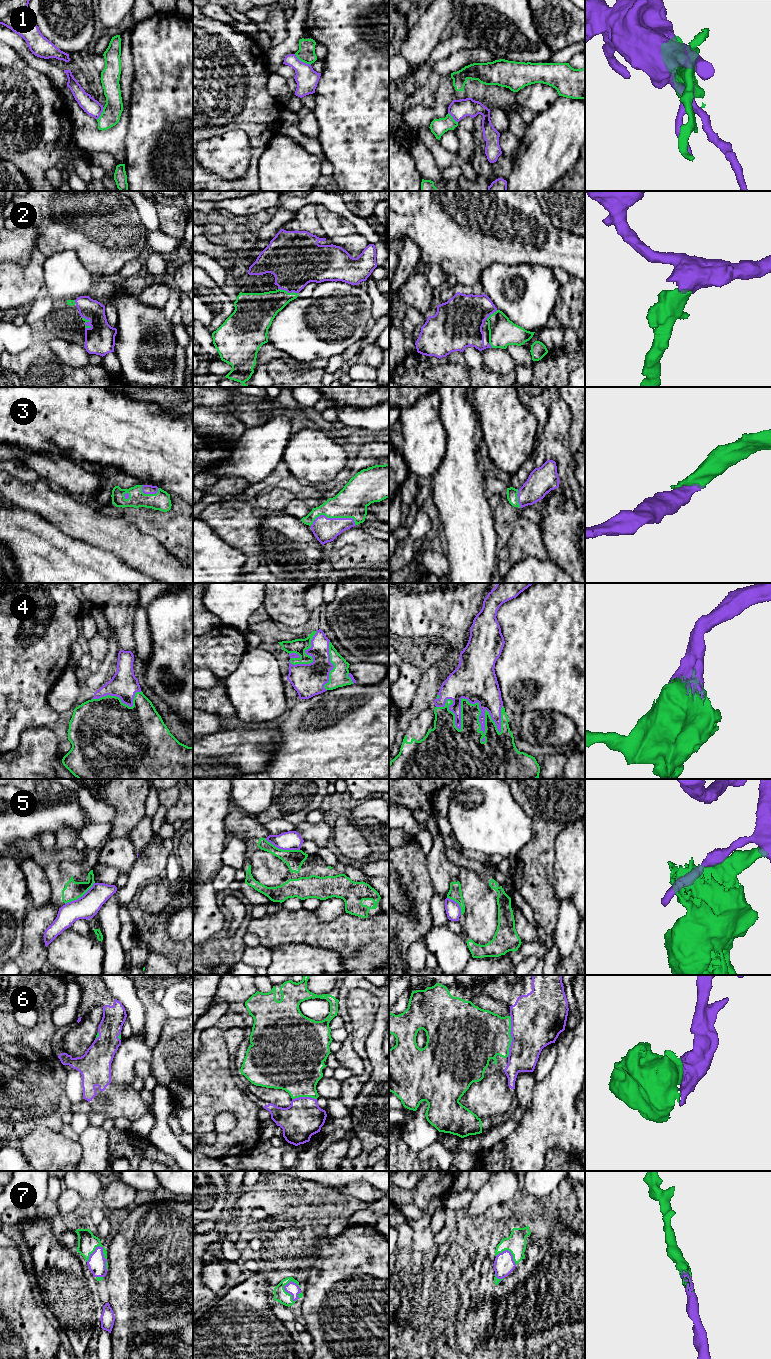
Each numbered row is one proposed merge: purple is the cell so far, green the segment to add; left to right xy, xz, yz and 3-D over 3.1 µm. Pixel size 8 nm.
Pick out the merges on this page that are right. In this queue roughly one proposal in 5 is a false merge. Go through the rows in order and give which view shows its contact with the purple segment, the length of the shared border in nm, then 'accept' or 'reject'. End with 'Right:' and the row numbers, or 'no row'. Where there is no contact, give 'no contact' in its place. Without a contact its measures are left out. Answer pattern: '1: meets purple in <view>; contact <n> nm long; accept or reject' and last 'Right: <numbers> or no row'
1: meets purple in xz; contact 160 nm long; reject
2: meets purple in xz; contact 170 nm long; accept
3: meets purple in xz; contact 360 nm long; accept
4: meets purple in yz; contact 550 nm long; accept
5: meets purple in xz; contact 300 nm long; reject
6: meets purple in yz; contact 340 nm long; accept
7: meets purple in xz; contact 180 nm long; accept
Right: 2, 3, 4, 6, 7

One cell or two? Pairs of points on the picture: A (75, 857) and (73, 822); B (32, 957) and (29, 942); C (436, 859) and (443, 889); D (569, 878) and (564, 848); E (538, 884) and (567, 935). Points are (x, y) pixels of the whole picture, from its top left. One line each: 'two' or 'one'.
A: two
B: one
C: one
D: one
E: two

